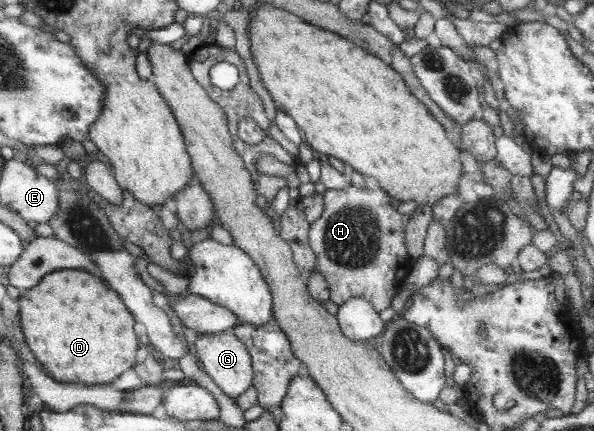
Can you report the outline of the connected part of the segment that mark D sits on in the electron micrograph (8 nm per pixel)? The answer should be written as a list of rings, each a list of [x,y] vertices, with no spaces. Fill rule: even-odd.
[[[66,269],[48,273],[40,286],[20,298],[21,318],[28,344],[36,356],[46,364],[46,370],[60,382],[82,382],[82,384],[110,384],[122,372],[130,370],[136,362],[138,338],[134,334],[134,318],[122,304],[118,294],[110,288],[102,276],[91,271]]]

